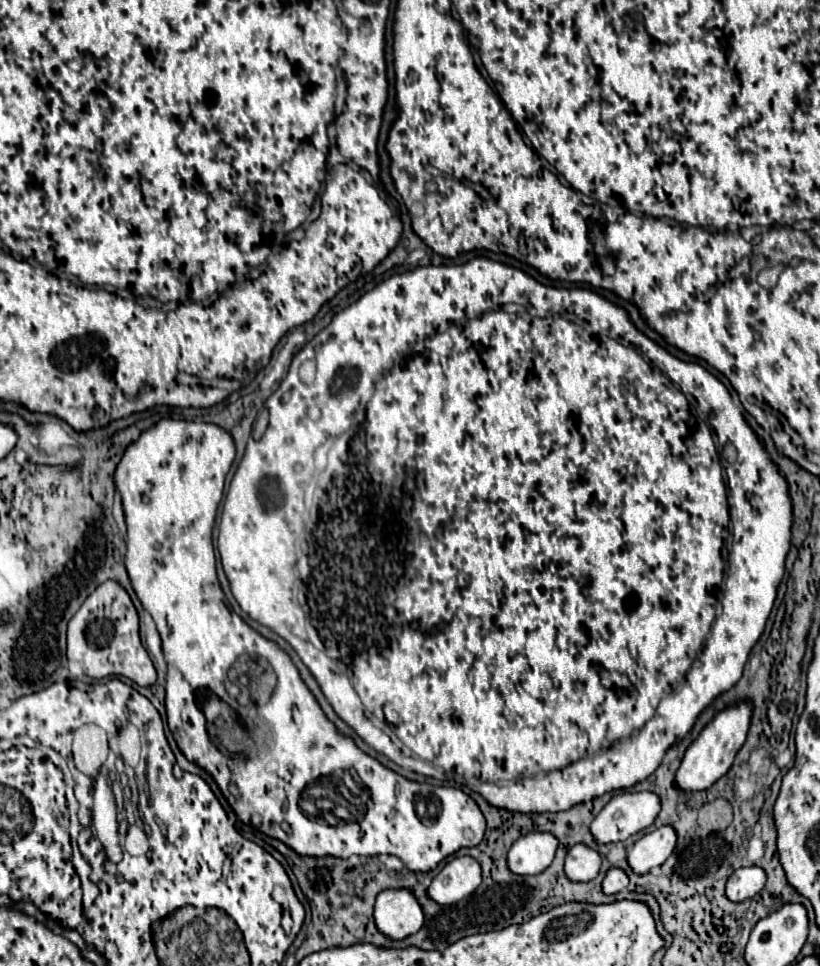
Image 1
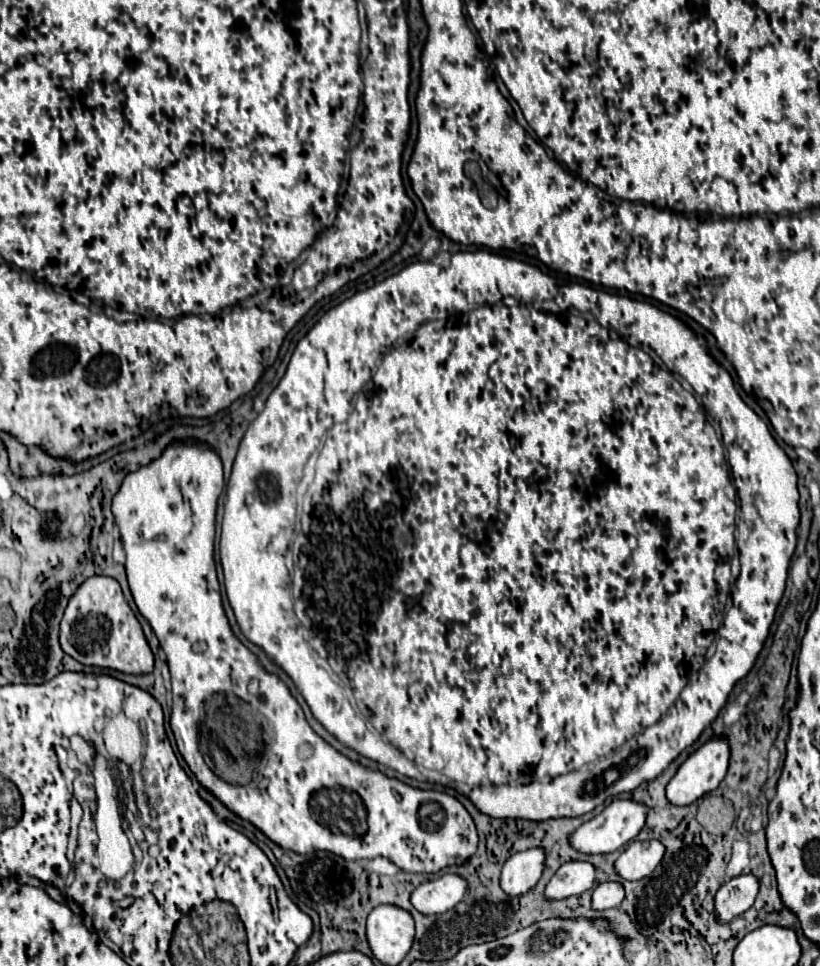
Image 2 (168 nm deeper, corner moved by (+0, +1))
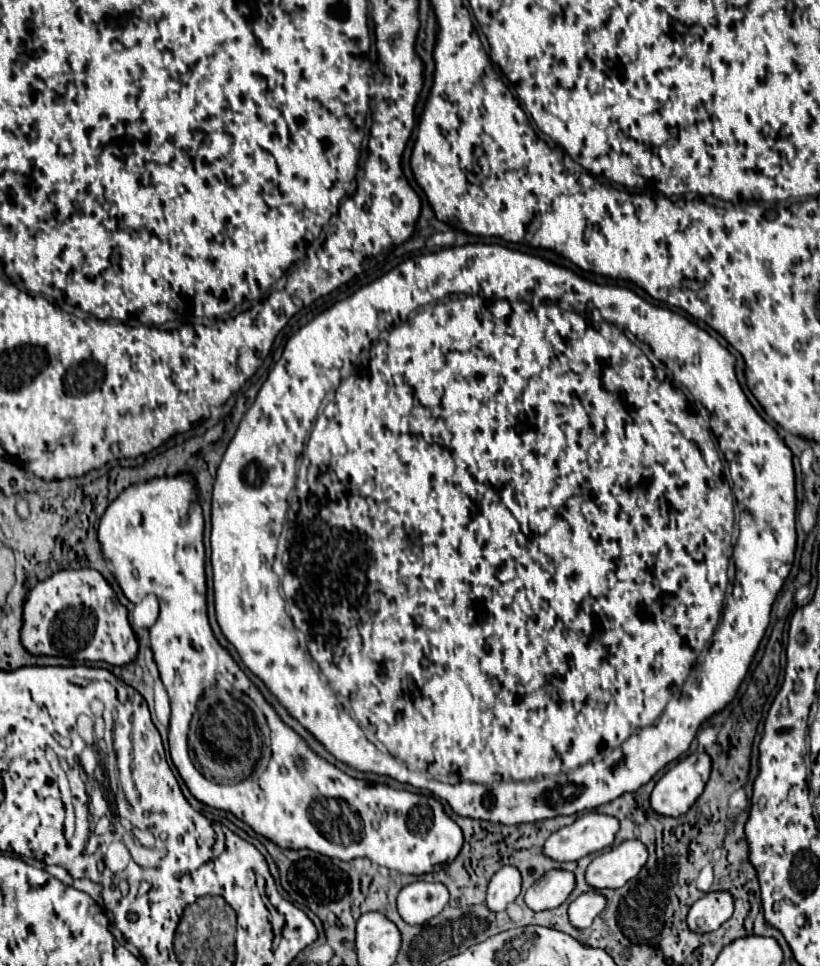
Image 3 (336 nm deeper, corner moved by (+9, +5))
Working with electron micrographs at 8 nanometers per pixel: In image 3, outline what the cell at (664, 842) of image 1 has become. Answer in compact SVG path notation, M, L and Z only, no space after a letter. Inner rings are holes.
M639 839L623 841L591 861L587 867L587 883L595 889L623 887L641 871L645 861L647 847Z

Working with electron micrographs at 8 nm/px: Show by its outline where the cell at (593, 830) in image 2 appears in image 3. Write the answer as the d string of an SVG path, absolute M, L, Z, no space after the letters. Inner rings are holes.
M589 811L581 815L575 823L555 831L545 843L545 853L557 861L575 861L605 847L611 847L617 831L617 817Z

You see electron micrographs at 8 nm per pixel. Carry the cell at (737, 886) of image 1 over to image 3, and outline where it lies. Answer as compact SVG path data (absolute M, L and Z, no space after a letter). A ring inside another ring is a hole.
M711 891L689 909L687 923L691 931L709 933L733 915L733 897L729 891Z

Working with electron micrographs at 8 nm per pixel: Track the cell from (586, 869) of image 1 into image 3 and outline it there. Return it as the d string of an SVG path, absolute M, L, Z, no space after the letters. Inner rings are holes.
M551 869L525 893L525 903L533 911L559 907L575 889L575 875L565 869Z

